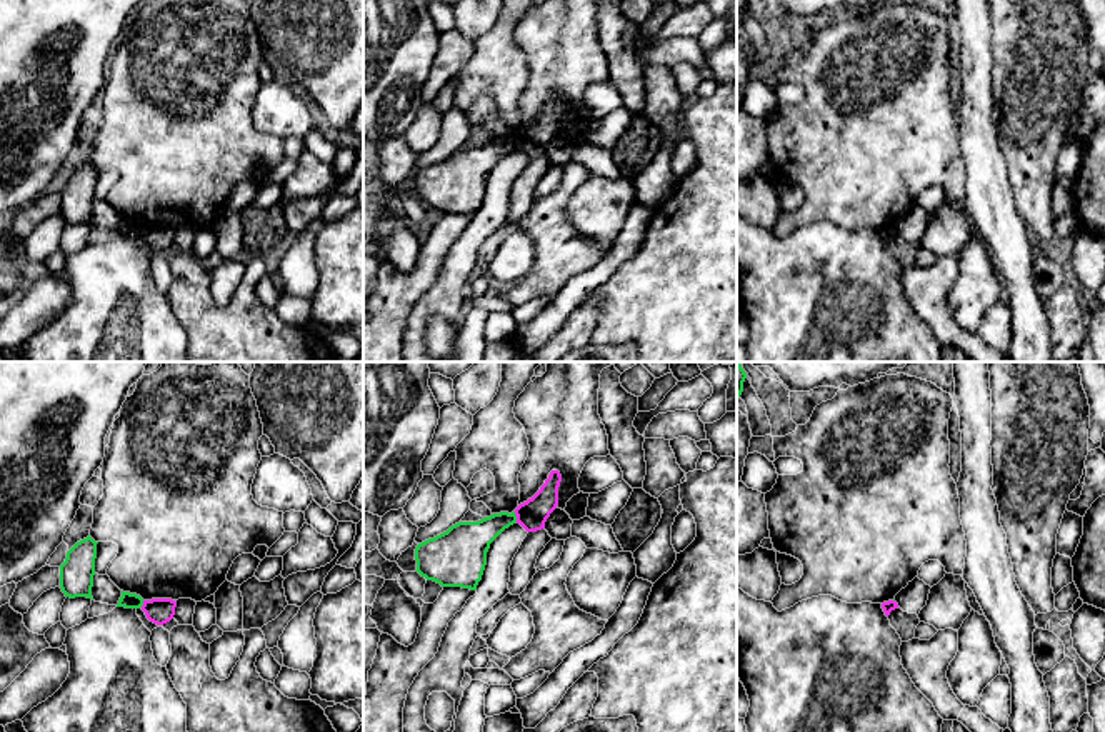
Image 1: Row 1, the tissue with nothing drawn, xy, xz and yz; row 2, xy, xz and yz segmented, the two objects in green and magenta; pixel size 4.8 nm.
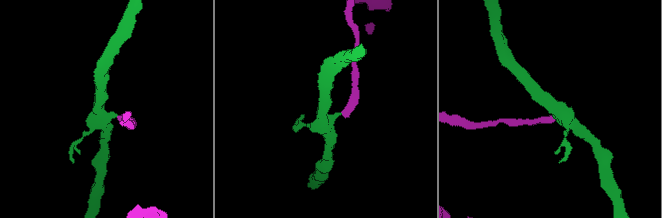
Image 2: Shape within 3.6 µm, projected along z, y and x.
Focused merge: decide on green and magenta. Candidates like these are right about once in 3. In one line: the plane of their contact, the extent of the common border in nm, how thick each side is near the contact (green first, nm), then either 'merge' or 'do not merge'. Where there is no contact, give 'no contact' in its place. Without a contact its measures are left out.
contact in xz; length 50 nm; calibres 190 and 140 nm; do not merge

